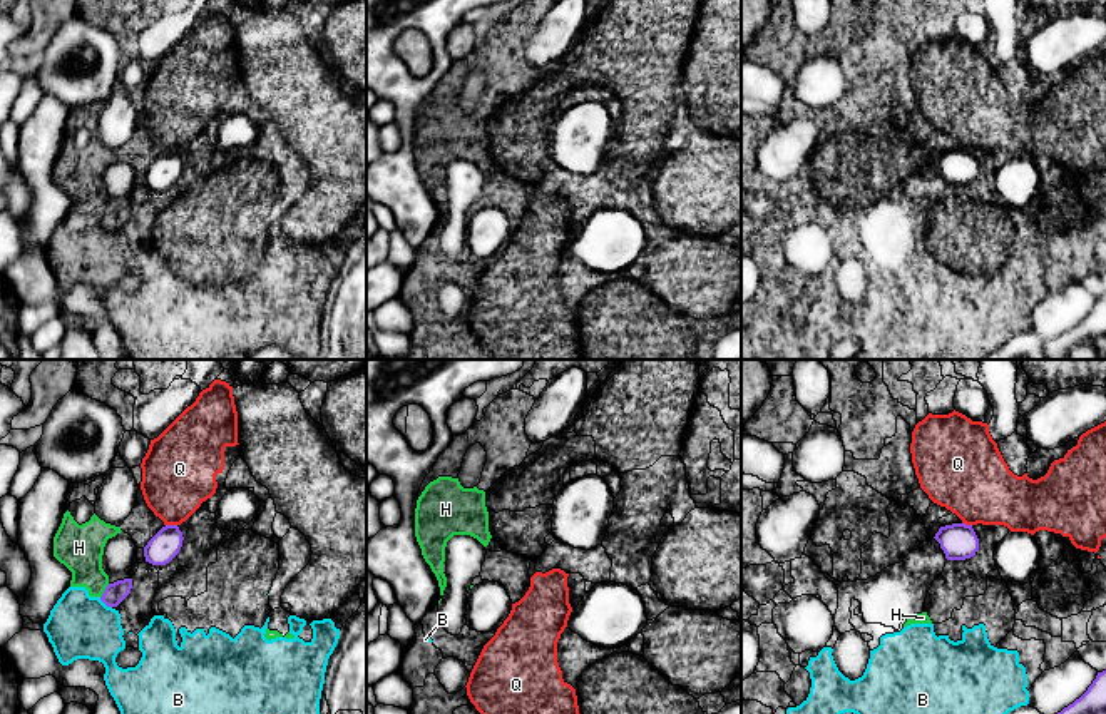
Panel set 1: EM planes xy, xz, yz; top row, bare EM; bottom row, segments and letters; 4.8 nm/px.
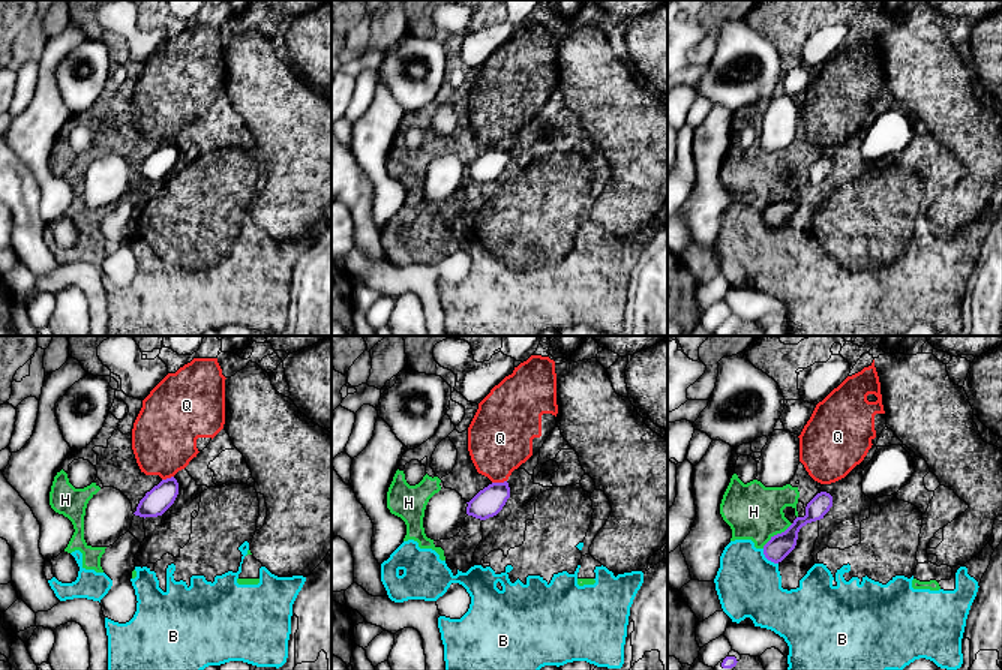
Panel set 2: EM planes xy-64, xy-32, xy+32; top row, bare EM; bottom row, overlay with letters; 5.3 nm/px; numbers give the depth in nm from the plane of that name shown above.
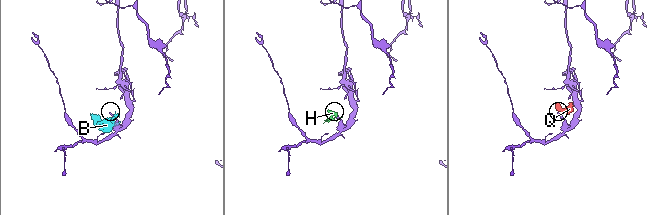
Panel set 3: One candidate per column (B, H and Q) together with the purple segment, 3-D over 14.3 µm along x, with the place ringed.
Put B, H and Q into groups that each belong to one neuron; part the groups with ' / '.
B H Q

